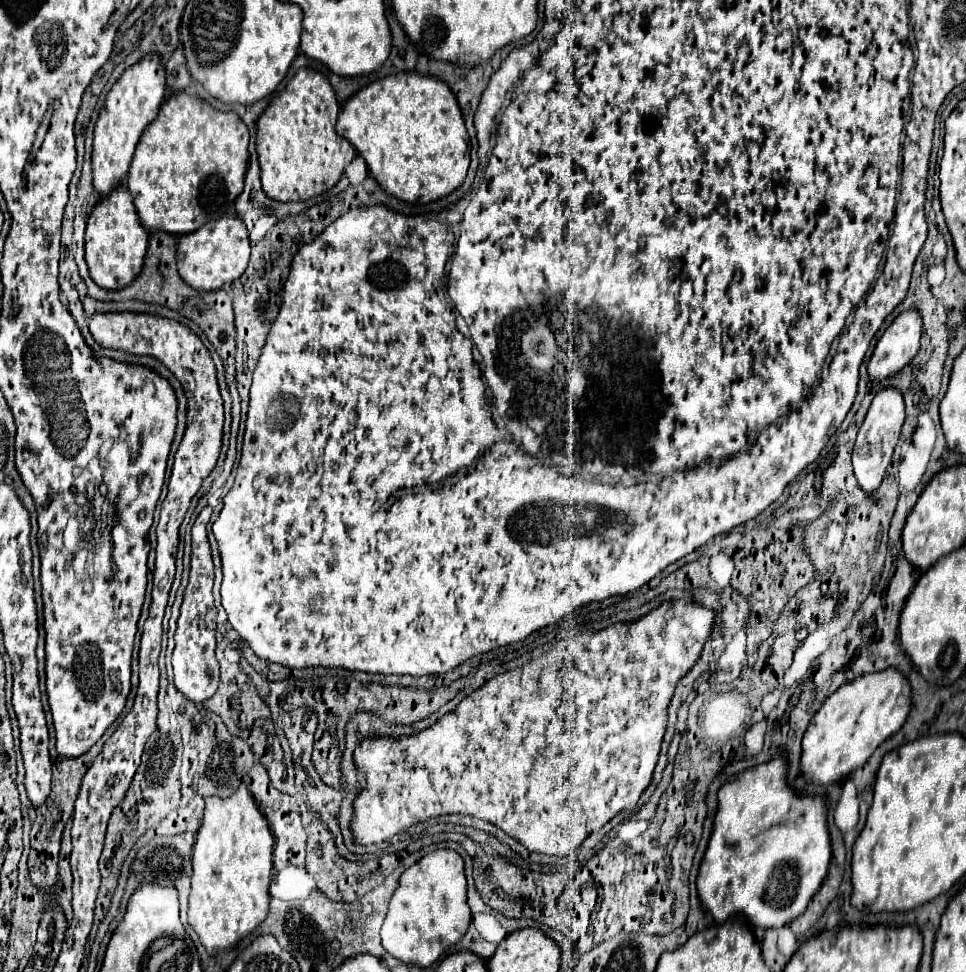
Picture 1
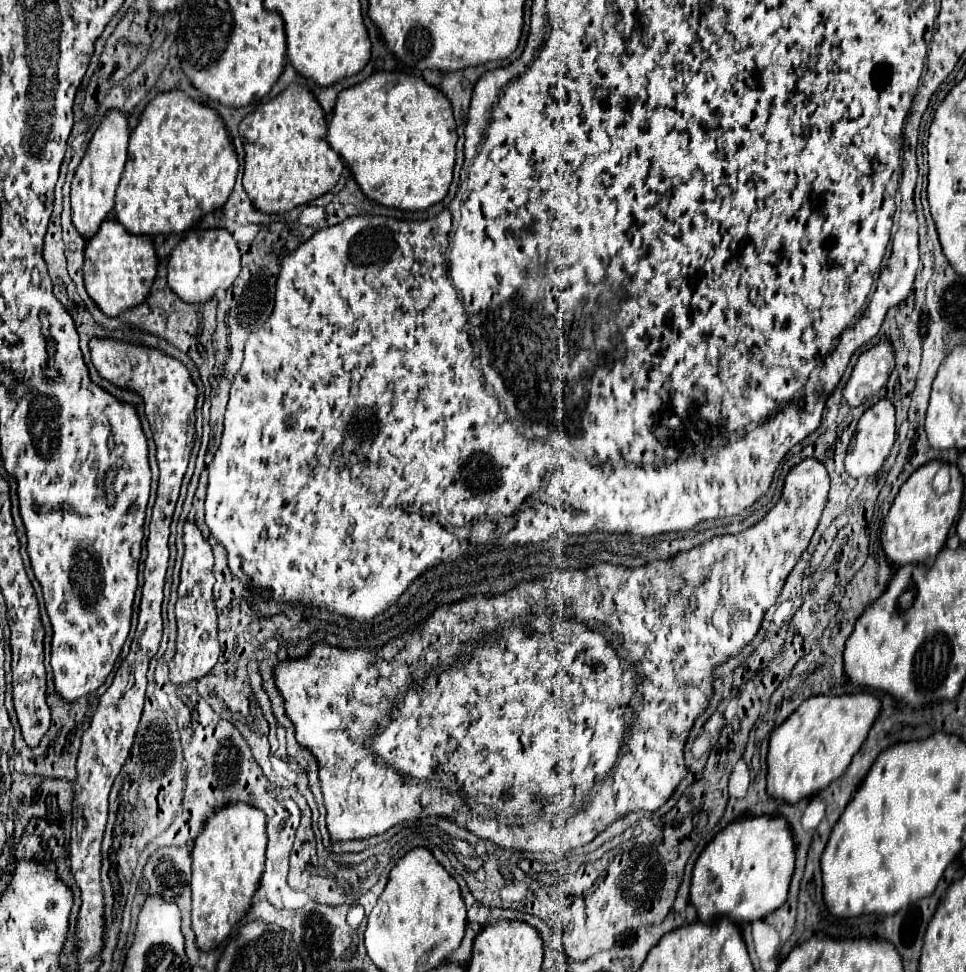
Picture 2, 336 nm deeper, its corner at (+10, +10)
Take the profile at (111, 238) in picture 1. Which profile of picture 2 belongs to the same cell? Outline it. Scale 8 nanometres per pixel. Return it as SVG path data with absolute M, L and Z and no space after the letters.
M105 220L101 230L87 240L85 246L85 288L99 310L107 316L123 314L133 306L139 306L149 296L153 278L157 276L157 252L149 236L129 234L117 220Z

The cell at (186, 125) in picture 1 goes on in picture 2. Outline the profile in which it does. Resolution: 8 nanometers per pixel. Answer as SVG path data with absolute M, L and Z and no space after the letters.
M181 90L157 94L129 136L129 158L117 188L115 218L133 234L181 234L227 202L237 170L237 154L215 110L193 102Z

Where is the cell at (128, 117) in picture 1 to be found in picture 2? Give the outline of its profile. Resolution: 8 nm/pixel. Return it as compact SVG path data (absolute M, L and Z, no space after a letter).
M113 110L113 114L109 112L107 118L101 122L101 126L95 130L85 150L85 156L77 166L77 172L71 182L71 218L73 218L75 230L85 240L97 234L97 230L101 228L101 222L109 218L115 206L115 190L127 162L127 142L129 142L127 118L121 112Z

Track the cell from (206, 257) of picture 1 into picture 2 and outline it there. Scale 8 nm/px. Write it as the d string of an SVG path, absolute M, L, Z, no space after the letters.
M225 228L189 232L171 252L169 258L169 288L189 304L209 302L219 290L227 290L241 270L241 254L231 232Z

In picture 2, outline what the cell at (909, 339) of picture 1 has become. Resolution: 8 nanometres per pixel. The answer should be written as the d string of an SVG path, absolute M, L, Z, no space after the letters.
M881 342L875 348L863 352L851 372L849 382L843 388L845 402L851 408L855 408L865 398L877 394L885 386L893 366L895 366L895 356L889 342Z

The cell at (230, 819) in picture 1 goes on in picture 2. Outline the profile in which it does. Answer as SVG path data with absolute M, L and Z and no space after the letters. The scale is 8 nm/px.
M237 802L215 812L191 852L193 858L193 932L201 952L219 946L241 916L249 910L251 898L259 888L265 866L265 814L245 802Z

